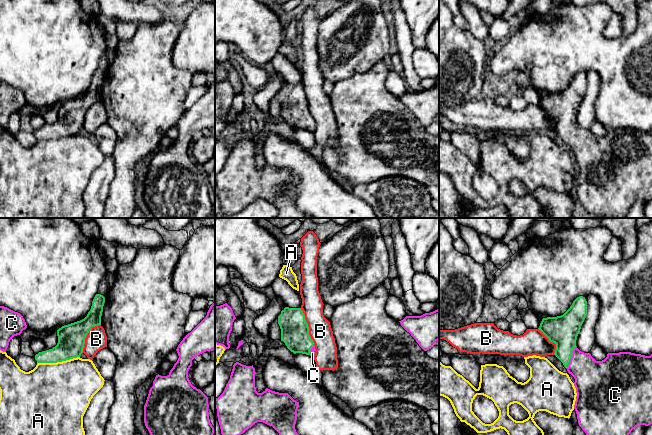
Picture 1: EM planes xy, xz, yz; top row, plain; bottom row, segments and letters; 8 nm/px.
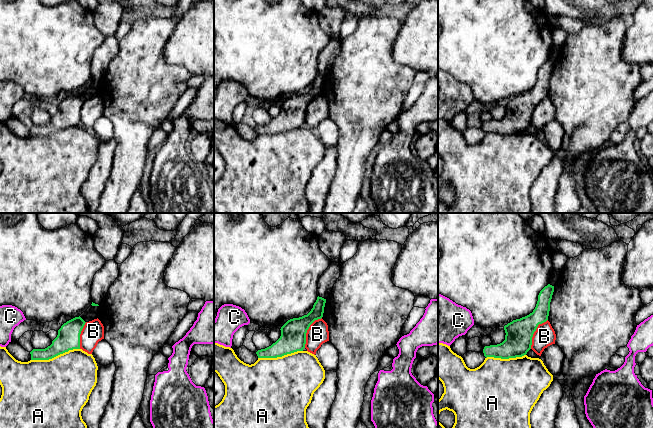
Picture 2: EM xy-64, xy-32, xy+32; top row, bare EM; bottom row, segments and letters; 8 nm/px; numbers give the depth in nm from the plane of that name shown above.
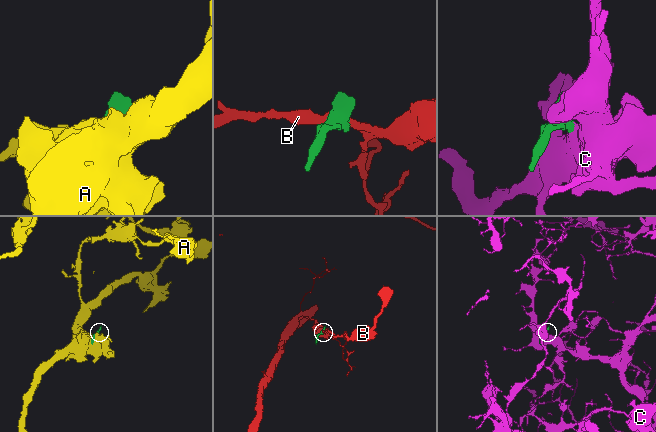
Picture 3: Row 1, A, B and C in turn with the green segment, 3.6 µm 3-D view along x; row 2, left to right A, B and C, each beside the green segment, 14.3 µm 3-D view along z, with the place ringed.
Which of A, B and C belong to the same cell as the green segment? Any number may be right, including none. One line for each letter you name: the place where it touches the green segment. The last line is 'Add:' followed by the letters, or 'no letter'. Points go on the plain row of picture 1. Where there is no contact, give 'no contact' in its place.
C: meets green in yz at (571, 132)
Add: C

